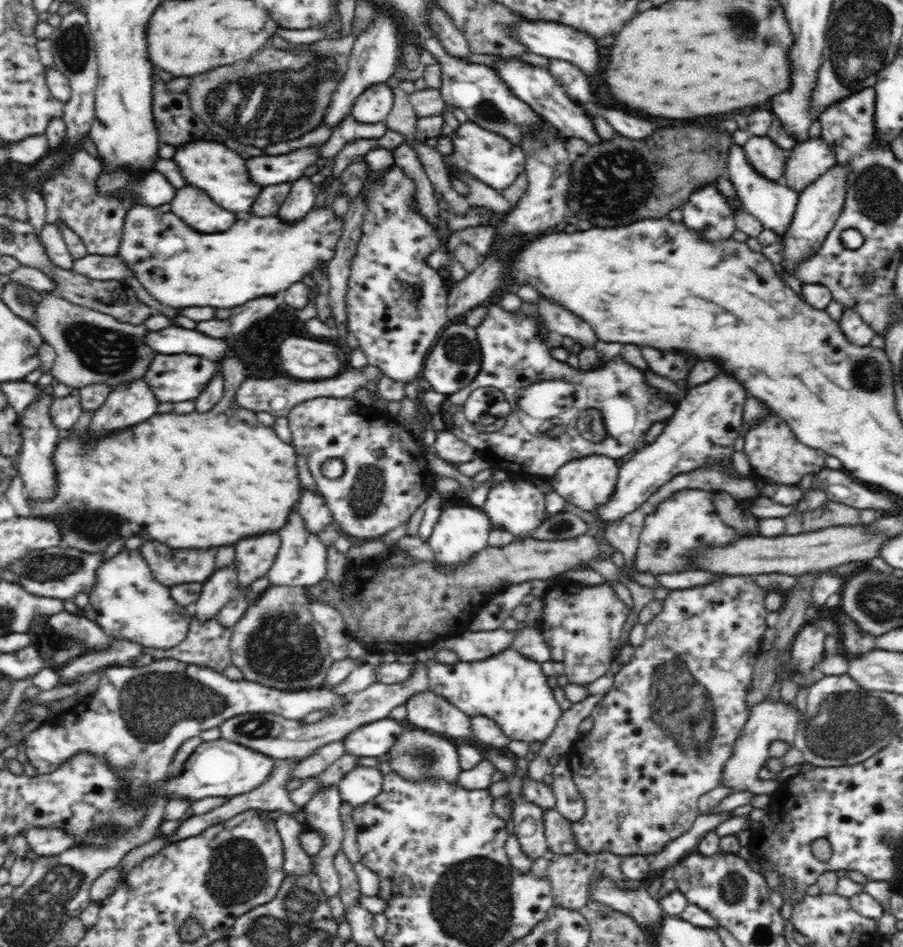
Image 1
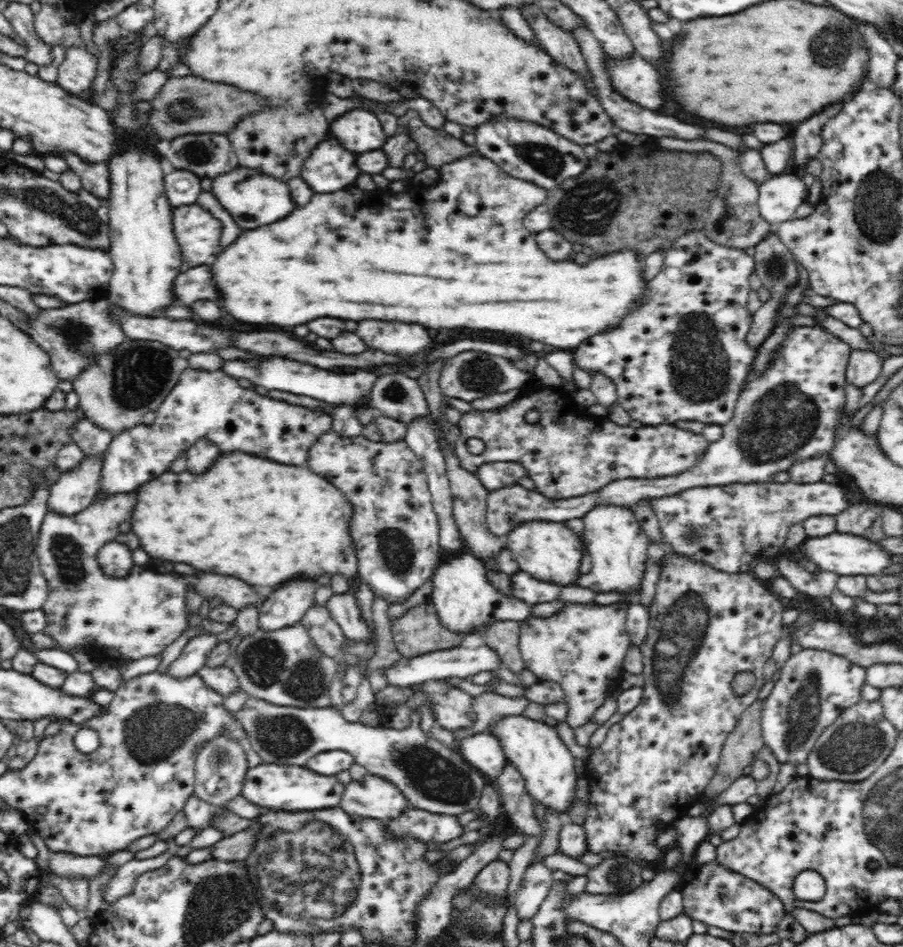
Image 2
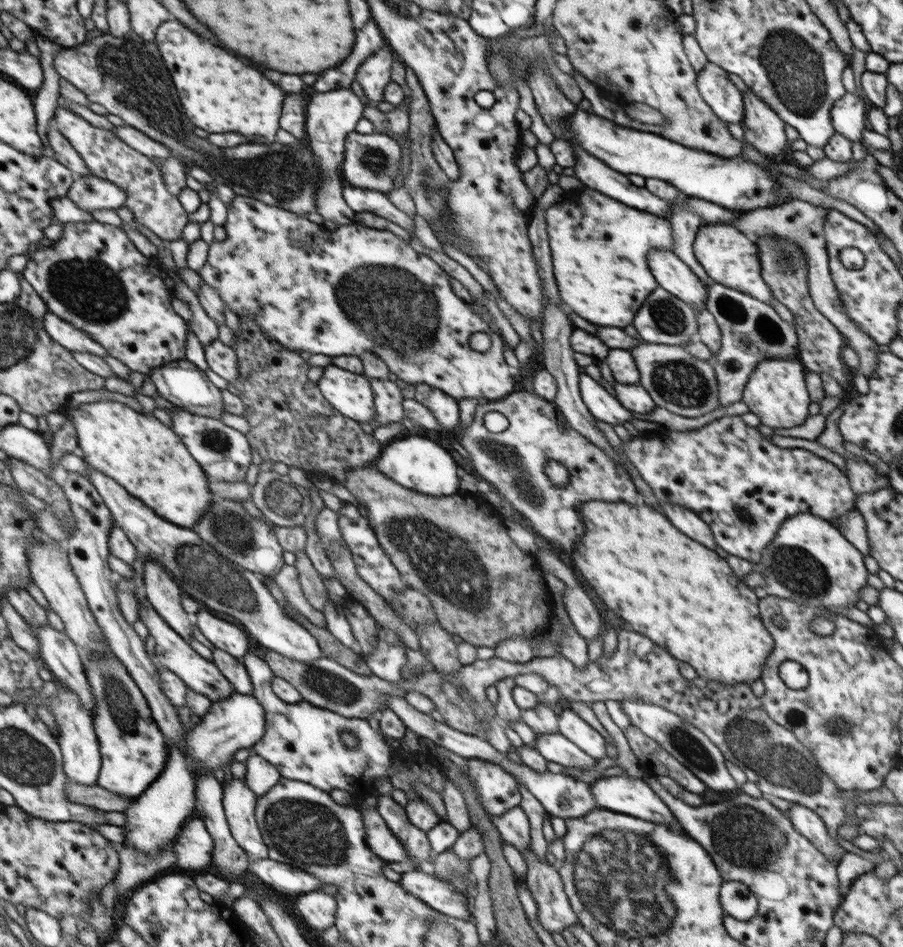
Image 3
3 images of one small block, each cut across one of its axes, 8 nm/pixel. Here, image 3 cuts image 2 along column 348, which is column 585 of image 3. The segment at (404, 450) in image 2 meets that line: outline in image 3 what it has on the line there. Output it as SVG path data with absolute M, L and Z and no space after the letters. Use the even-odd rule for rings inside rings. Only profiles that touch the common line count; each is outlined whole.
M516 389L498 401L481 402L475 409L472 422L468 427L459 426L456 432L460 444L468 450L472 468L480 480L489 482L493 489L508 501L526 524L540 537L560 546L562 551L572 556L576 545L582 541L585 533L585 520L580 512L581 506L589 500L604 500L606 502L626 502L632 506L643 504L642 496L636 490L627 469L617 465L599 446L576 432L563 412L557 408L554 401L539 397L534 392ZM487 412L500 412L508 419L509 426L500 433L492 433L484 427L484 415ZM549 460L559 462L567 470L569 479L565 485L557 485L545 473Z

